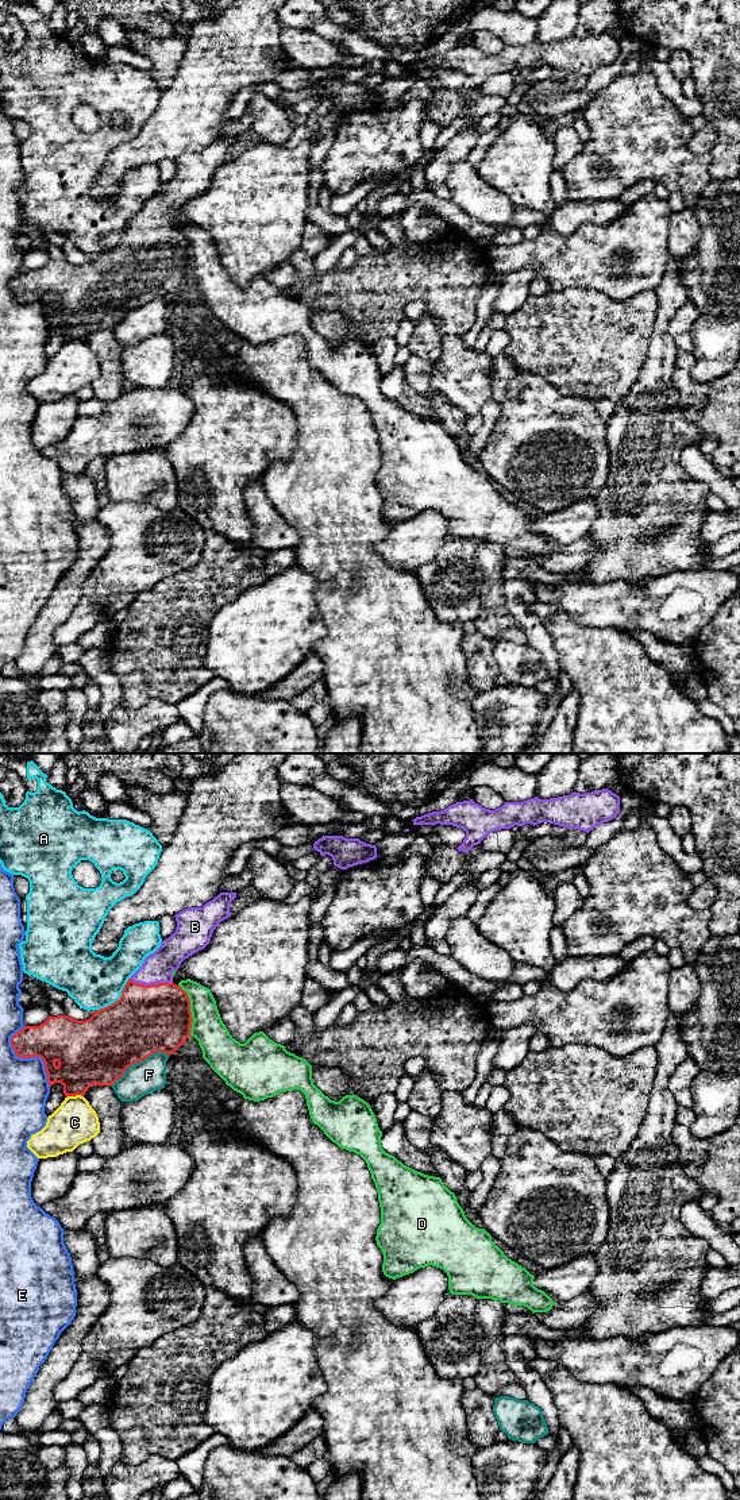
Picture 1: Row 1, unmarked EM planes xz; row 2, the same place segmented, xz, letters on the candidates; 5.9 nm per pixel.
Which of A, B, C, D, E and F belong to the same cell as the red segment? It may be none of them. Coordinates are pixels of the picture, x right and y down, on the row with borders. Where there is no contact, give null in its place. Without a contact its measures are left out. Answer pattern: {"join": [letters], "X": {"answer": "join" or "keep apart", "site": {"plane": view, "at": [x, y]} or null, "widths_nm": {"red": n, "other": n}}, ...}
{"join": ["B"], "A": {"answer": "keep apart", "site": {"plane": "xz", "at": [119, 999]}, "widths_nm": {"red": 400, "other": 320}}, "B": {"answer": "join", "site": {"plane": "xz", "at": [151, 984]}, "widths_nm": {"red": 400, "other": 180}}, "C": {"answer": "keep apart", "site": {"plane": "xz", "at": [74, 1095]}, "widths_nm": {"red": 360, "other": 260}}, "D": {"answer": "keep apart", "site": {"plane": "xz", "at": [189, 1010]}, "widths_nm": {"red": 400, "other": 200}}, "E": {"answer": "keep apart", "site": {"plane": "xz", "at": [29, 1057]}, "widths_nm": {"red": 280, "other": 280}}, "F": {"answer": "keep apart", "site": {"plane": "xz", "at": [139, 1061]}, "widths_nm": {"red": 400, "other": 190}}}

